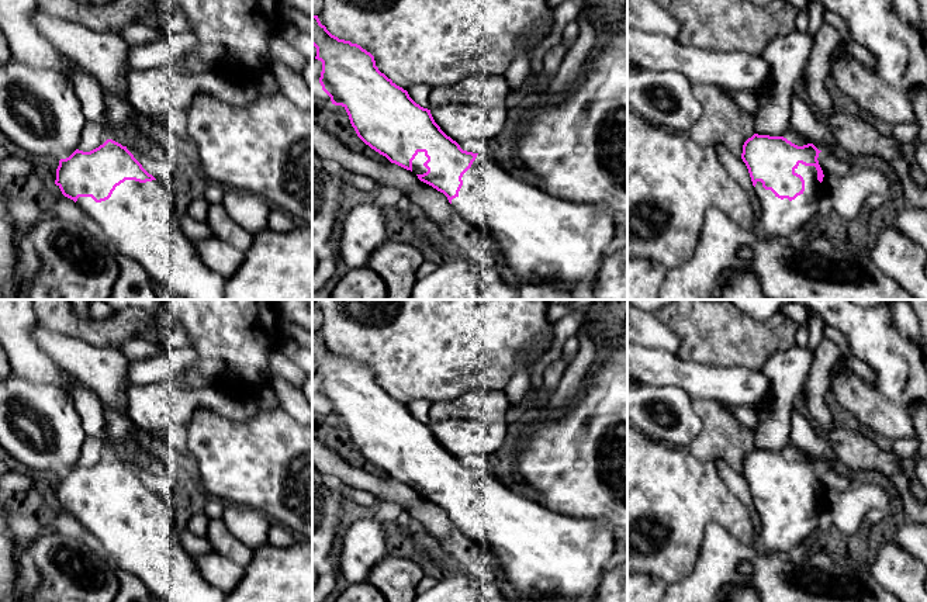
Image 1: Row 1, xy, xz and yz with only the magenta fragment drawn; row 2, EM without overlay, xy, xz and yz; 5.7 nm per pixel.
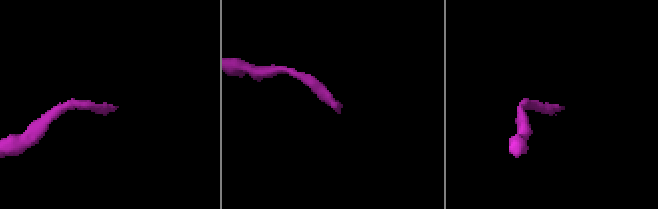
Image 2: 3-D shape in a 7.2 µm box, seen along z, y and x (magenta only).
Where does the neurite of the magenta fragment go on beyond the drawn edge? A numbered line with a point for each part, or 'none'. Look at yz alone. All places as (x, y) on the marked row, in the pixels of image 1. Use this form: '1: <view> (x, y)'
1: yz (780, 218)

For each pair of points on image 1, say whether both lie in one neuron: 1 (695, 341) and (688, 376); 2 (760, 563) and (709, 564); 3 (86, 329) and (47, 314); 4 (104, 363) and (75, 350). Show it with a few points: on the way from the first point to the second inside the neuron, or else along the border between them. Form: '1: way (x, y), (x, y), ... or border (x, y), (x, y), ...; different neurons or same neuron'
1: border (675, 355), (687, 360), (723, 367); different neurons
2: way (747, 556), (722, 556); same neuron
3: way (76, 327), (56, 314); same neuron
4: way (97, 363), (89, 363), (82, 357); same neuron

